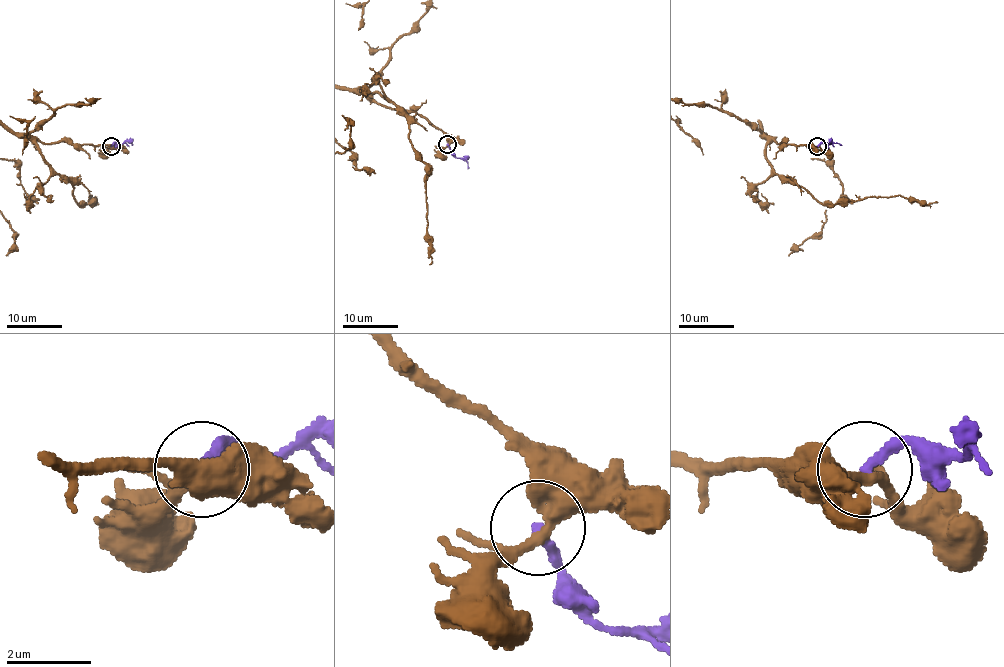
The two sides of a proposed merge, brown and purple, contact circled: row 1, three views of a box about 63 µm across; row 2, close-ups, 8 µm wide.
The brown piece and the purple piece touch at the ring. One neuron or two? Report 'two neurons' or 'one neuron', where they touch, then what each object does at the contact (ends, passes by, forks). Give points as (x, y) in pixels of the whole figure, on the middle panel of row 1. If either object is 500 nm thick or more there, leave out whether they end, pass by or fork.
two neurons; place (447, 144); brown forks; purple ends

